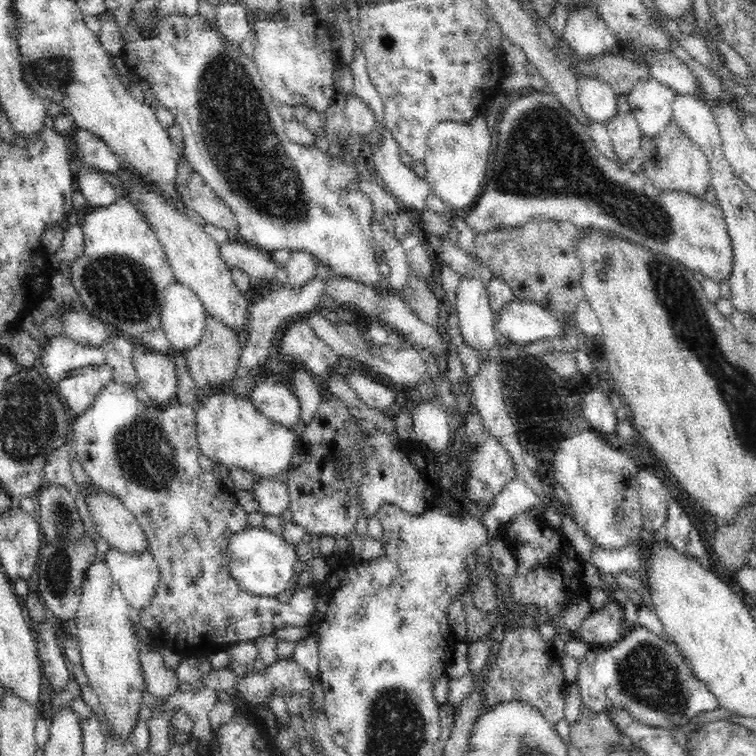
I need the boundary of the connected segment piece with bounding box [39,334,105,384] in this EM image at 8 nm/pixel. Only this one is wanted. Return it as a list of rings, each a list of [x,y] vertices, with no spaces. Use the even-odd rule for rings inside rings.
[[[61,334],[45,342],[39,367],[50,383],[56,384],[70,370],[100,366],[104,363],[105,354],[102,349]]]

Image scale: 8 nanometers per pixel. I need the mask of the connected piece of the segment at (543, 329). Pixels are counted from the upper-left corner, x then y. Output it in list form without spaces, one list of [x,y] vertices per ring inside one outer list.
[[[515,299],[509,304],[503,305],[494,313],[493,332],[500,344],[525,345],[536,342],[536,340],[555,340],[559,335],[563,334],[560,327],[561,325],[553,318],[552,314],[530,301]]]

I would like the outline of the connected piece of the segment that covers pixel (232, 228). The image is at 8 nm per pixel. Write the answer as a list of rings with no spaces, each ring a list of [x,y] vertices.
[[[191,174],[187,181],[190,189],[190,208],[196,211],[202,219],[206,220],[206,225],[211,224],[226,230],[231,239],[238,237],[238,224],[232,210],[222,201],[222,198],[215,195],[210,186],[207,186],[198,174]]]

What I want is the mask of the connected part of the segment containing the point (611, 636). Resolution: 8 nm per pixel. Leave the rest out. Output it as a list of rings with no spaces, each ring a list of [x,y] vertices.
[[[610,599],[604,607],[593,610],[588,617],[583,619],[580,627],[572,634],[590,643],[595,649],[622,639],[619,636],[624,620],[623,607]]]

